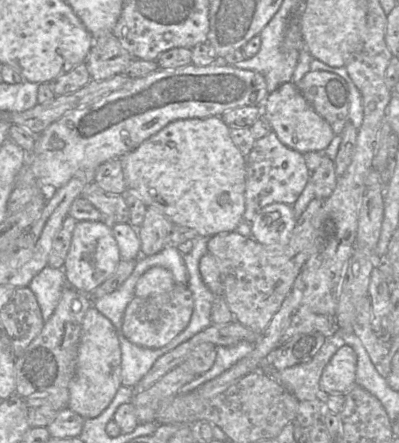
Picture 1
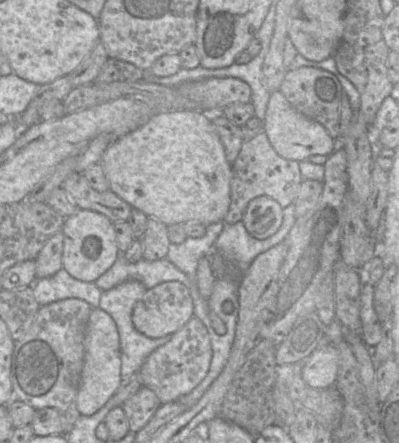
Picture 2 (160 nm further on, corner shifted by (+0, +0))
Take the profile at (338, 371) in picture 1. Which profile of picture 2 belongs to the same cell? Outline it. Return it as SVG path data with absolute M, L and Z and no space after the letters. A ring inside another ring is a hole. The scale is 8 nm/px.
M318 345L304 359L300 376L311 388L323 390L333 387L337 379L338 363L338 351L333 345Z

